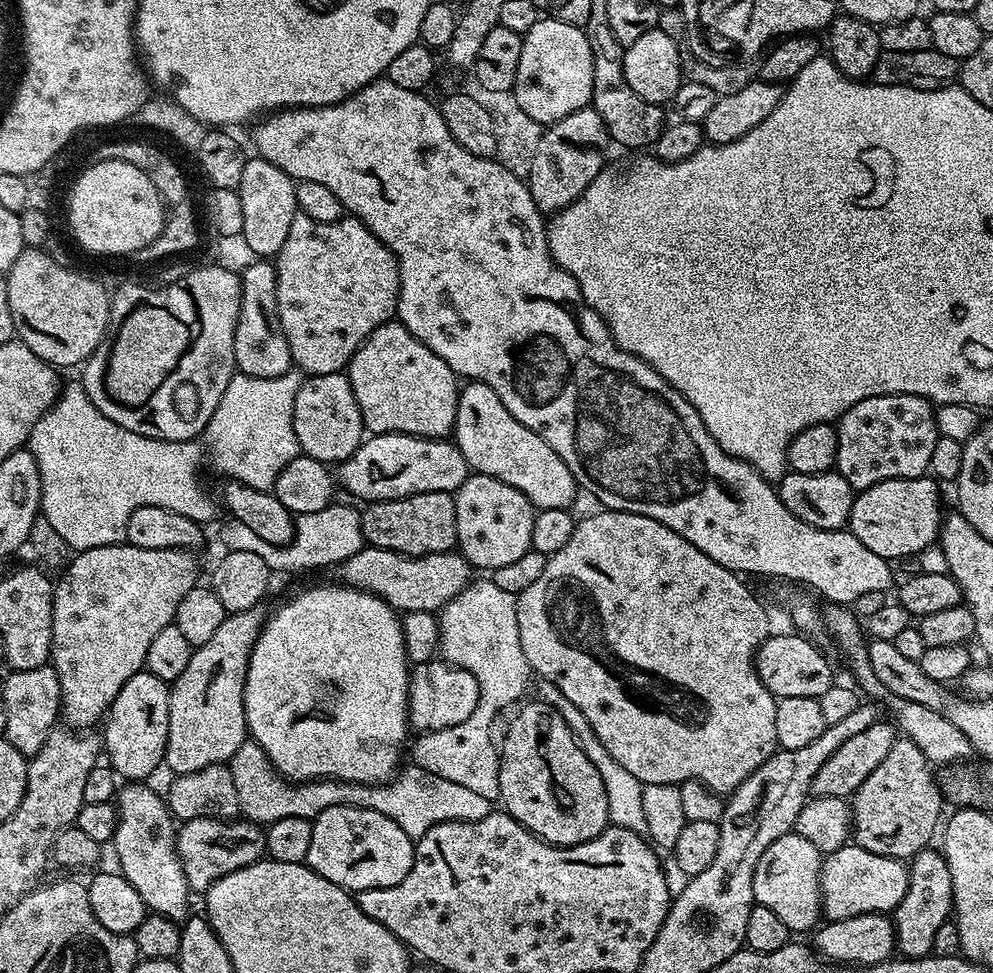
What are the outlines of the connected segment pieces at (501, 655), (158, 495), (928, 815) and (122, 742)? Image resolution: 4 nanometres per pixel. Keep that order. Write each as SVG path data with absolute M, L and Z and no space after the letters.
M491 578L478 580L469 583L438 613L439 655L447 663L474 674L480 691L478 706L474 706L474 714L458 726L417 735L416 745L410 748L410 760L422 770L466 786L481 797L496 802L500 798L500 753L497 741L496 744L492 741L492 723L503 708L510 707L515 700L525 699L530 669L520 645L516 597L494 586Z
M65 383L59 399L48 409L28 435L27 451L38 462L42 515L62 534L69 549L101 548L125 543L130 514L142 506L158 506L182 514L195 524L206 522L216 512L216 504L200 489L200 443L195 440L155 440L110 422L98 406L88 401L83 383Z
M897 738L894 746L890 746L890 754L882 758L881 764L858 786L858 790L850 797L850 807L852 810L852 835L851 839L862 850L870 850L870 854L882 854L895 860L905 862L911 861L912 857L925 851L932 840L932 835L937 835L942 824L940 811L946 808L944 793L940 791L940 781L933 765L929 764L926 754L913 740L907 738Z
M141 670L126 682L126 686L122 686L122 690L118 690L118 698L114 698L106 713L102 731L102 748L106 756L108 752L107 763L117 777L128 782L144 782L148 780L147 776L155 774L156 767L164 764L168 737L168 689L169 685L162 678Z

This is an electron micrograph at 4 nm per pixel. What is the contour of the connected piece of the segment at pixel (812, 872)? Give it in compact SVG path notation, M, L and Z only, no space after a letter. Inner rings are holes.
M794 830L778 838L778 842L770 842L766 854L758 858L758 866L754 870L754 901L766 906L766 910L778 914L778 918L786 922L789 933L811 933L822 920L822 853L816 849L814 842L802 838Z

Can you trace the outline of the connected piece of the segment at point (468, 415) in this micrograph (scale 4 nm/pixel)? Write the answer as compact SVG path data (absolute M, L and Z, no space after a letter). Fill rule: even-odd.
M473 380L461 387L454 443L473 473L498 478L498 482L514 486L514 490L526 494L533 508L562 510L573 507L578 485L574 474L570 474L570 466L566 466L534 430L522 426L522 422L502 406L502 398L498 398L490 386Z

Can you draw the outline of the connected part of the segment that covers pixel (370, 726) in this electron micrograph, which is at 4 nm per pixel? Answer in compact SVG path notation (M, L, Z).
M343 582L320 584L317 588L304 588L297 596L292 596L276 613L264 621L264 628L256 645L252 647L246 686L244 687L244 705L251 739L268 749L268 756L281 776L292 782L316 782L321 778L339 778L350 783L386 784L396 776L401 767L400 755L405 755L404 739L410 733L408 722L408 677L409 665L406 663L404 632L401 617L396 609L389 606L373 592L364 592L360 588L350 588Z

